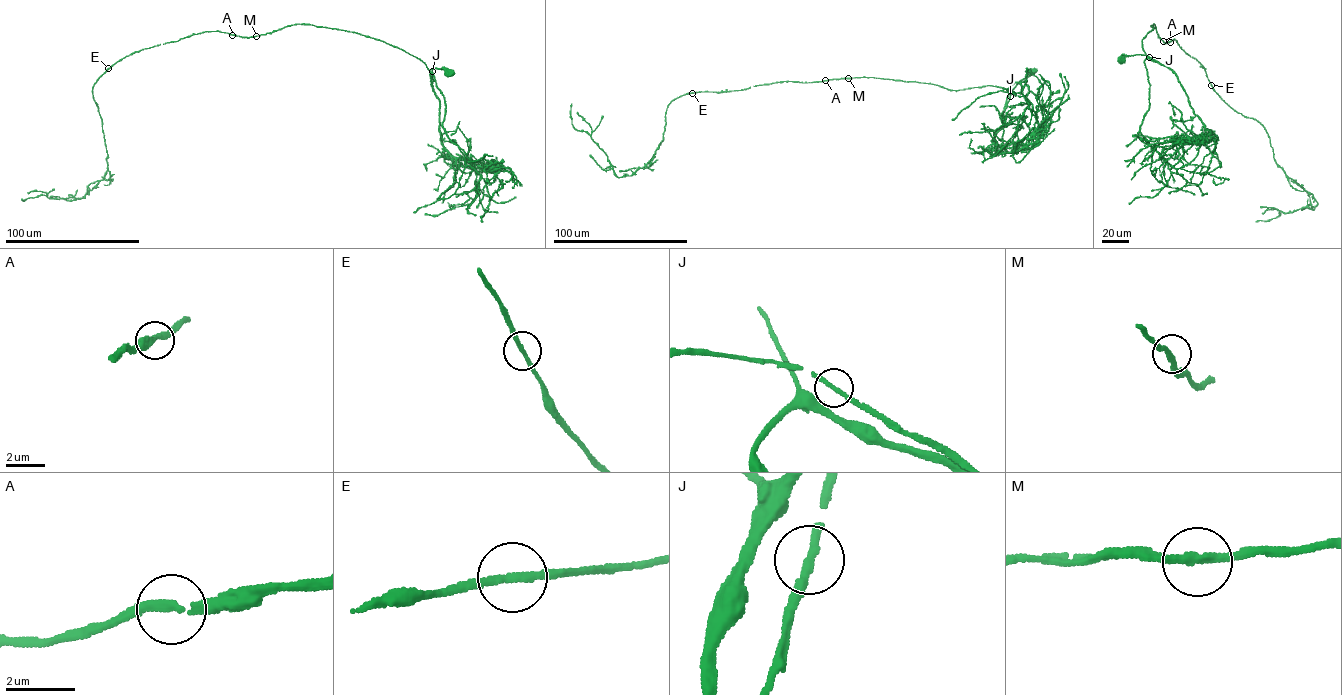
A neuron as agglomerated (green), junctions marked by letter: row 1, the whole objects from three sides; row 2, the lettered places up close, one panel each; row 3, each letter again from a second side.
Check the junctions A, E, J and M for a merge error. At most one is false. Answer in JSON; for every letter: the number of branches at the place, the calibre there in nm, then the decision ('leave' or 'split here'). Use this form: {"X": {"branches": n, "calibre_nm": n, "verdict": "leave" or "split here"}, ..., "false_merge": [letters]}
{"A": {"branches": 2, "calibre_nm": 190, "verdict": "leave"}, "E": {"branches": 2, "calibre_nm": 190, "verdict": "leave"}, "J": {"branches": 2, "calibre_nm": 220, "verdict": "leave"}, "M": {"branches": 2, "calibre_nm": 240, "verdict": "leave"}, "false_merge": []}

